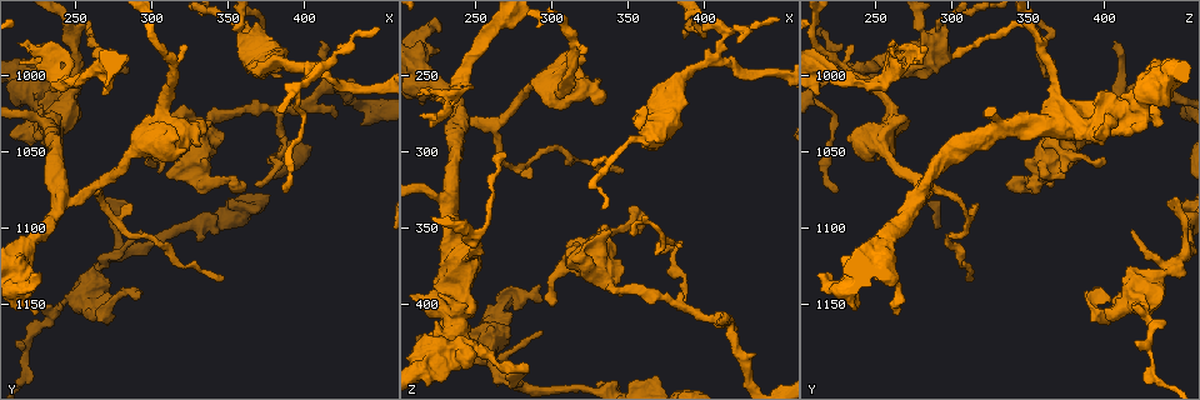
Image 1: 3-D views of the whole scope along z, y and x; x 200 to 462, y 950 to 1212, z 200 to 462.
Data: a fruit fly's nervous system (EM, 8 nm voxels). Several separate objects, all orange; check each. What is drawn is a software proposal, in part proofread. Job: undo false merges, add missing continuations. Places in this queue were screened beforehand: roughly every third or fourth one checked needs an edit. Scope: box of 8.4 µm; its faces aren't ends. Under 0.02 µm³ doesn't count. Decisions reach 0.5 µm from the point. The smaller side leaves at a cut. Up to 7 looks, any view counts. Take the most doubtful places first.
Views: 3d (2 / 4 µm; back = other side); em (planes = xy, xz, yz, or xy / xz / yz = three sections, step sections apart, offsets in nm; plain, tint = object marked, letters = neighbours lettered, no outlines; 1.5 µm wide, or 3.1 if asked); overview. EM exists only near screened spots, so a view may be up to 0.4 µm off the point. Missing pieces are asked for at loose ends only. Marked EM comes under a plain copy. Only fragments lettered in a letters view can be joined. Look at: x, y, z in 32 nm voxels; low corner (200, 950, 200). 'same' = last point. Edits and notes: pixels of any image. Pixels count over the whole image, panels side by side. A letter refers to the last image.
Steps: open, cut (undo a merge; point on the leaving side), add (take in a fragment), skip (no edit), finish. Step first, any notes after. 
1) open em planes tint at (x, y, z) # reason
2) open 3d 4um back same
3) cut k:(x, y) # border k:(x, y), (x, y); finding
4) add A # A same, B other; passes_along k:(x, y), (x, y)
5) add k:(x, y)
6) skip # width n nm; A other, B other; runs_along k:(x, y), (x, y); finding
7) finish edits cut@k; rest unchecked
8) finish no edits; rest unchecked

open em yz step 8 letters at (358, 1078, 350) # an open end

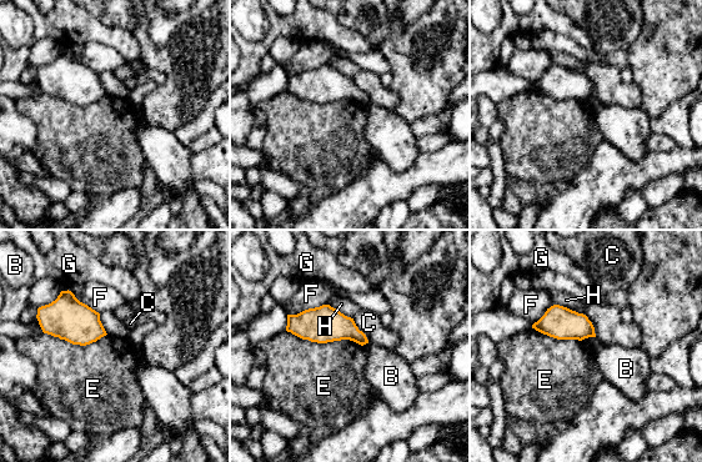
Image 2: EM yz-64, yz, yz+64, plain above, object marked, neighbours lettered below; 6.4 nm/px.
skip # longest_contact E 500 nm; B other, C other, E other, F other, G other, H other; border 2:(286, 330), (311, 341), (362, 346); no lettered fragment goes on from it

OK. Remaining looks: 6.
open em yz step 8 letters at (410, 980, 406) # free end

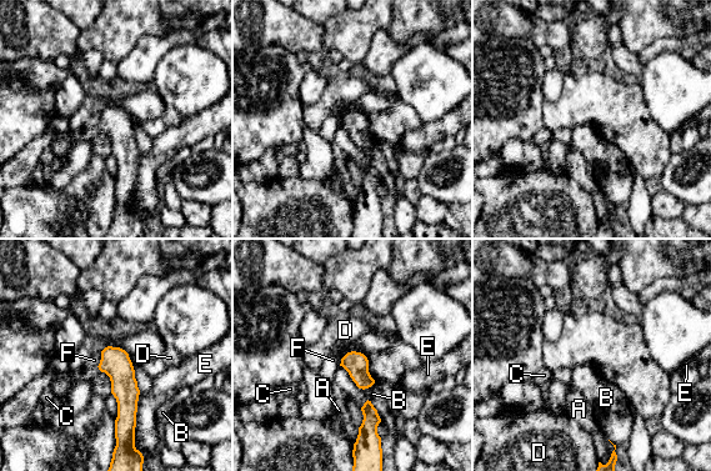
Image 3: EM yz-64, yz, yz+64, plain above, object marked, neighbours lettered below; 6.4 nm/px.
open em planes letters same # cut it another way

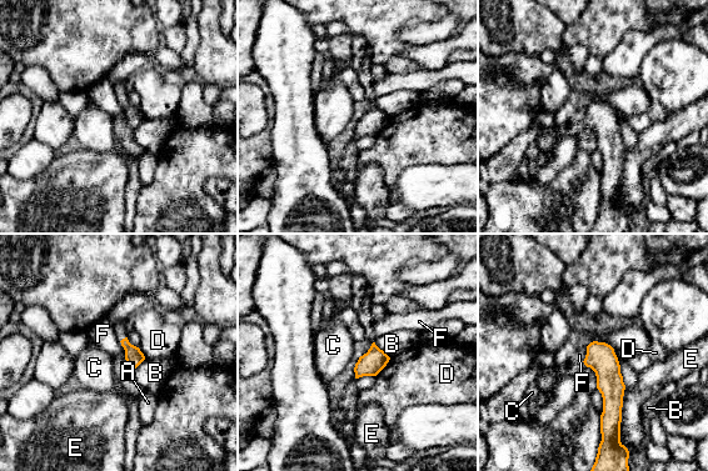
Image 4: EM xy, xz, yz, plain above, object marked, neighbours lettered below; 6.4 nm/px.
skip # A other, B other, C other, D other, E other, F other; runs_along 4:(593, 345), (611, 385), (603, 426); no lettered fragment goes on from it

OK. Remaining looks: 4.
open em planes letters at (336, 1032, 264) # free end

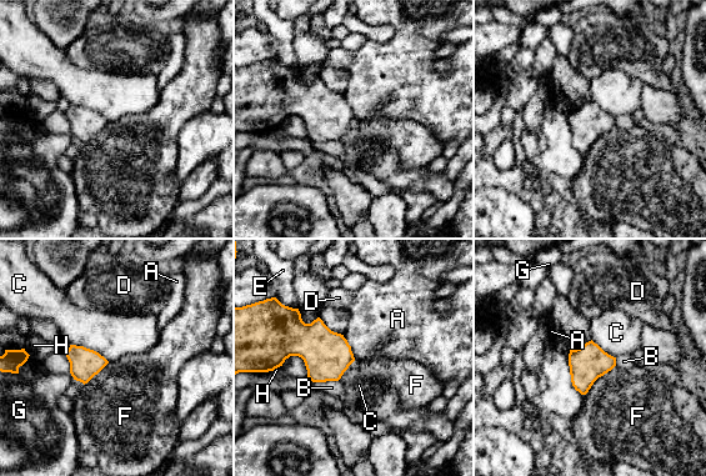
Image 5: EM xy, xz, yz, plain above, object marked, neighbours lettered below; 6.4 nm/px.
skip # A other, B other, C other, D other, E other, F other, G other, H other; border 5:(343, 334), (355, 359); no lettered fragment goes on from it

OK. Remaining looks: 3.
finish no edits; rest unchecked

